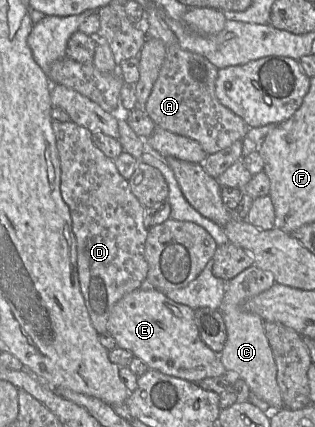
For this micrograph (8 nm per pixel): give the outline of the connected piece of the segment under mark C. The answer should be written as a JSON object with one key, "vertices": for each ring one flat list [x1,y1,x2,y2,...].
{"vertices":[[255,264,225,282,225,294,219,311,226,326,227,340,218,354,226,370,243,379,252,393,269,406,282,409,285,406,277,383,277,366,264,329,265,321,259,315,243,310,245,301,268,290,275,283,272,273,260,269]]}

